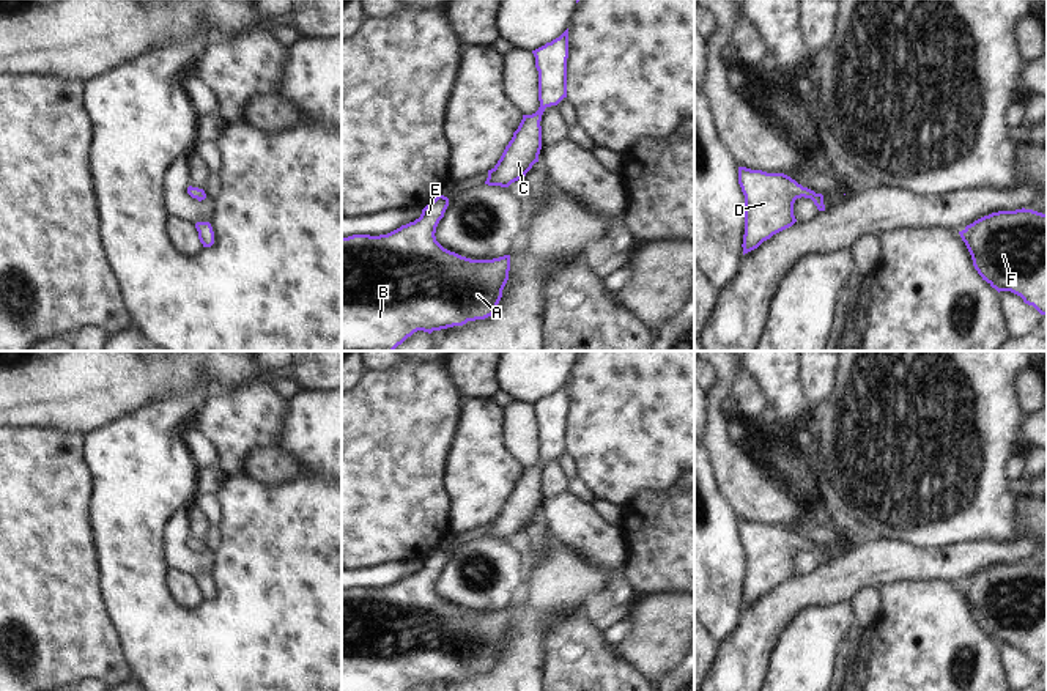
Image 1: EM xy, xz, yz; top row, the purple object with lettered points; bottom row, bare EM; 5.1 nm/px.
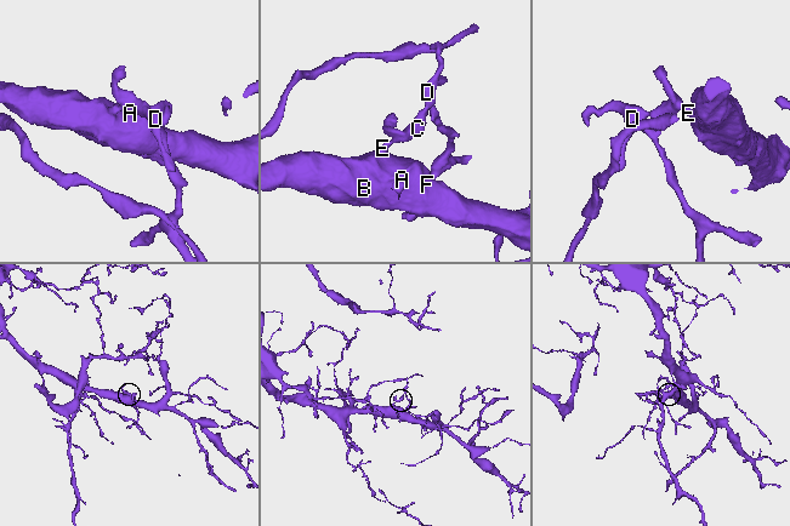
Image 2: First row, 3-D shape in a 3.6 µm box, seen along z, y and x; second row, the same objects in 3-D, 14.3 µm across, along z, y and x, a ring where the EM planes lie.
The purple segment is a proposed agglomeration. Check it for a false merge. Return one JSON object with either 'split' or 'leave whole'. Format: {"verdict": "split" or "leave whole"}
{"verdict": "leave whole"}

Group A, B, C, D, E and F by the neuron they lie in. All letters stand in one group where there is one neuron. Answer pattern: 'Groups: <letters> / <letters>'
Groups: A B C D E F.

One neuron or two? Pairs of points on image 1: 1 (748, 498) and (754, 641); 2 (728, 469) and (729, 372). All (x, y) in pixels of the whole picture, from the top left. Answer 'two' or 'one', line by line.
1: two
2: one

